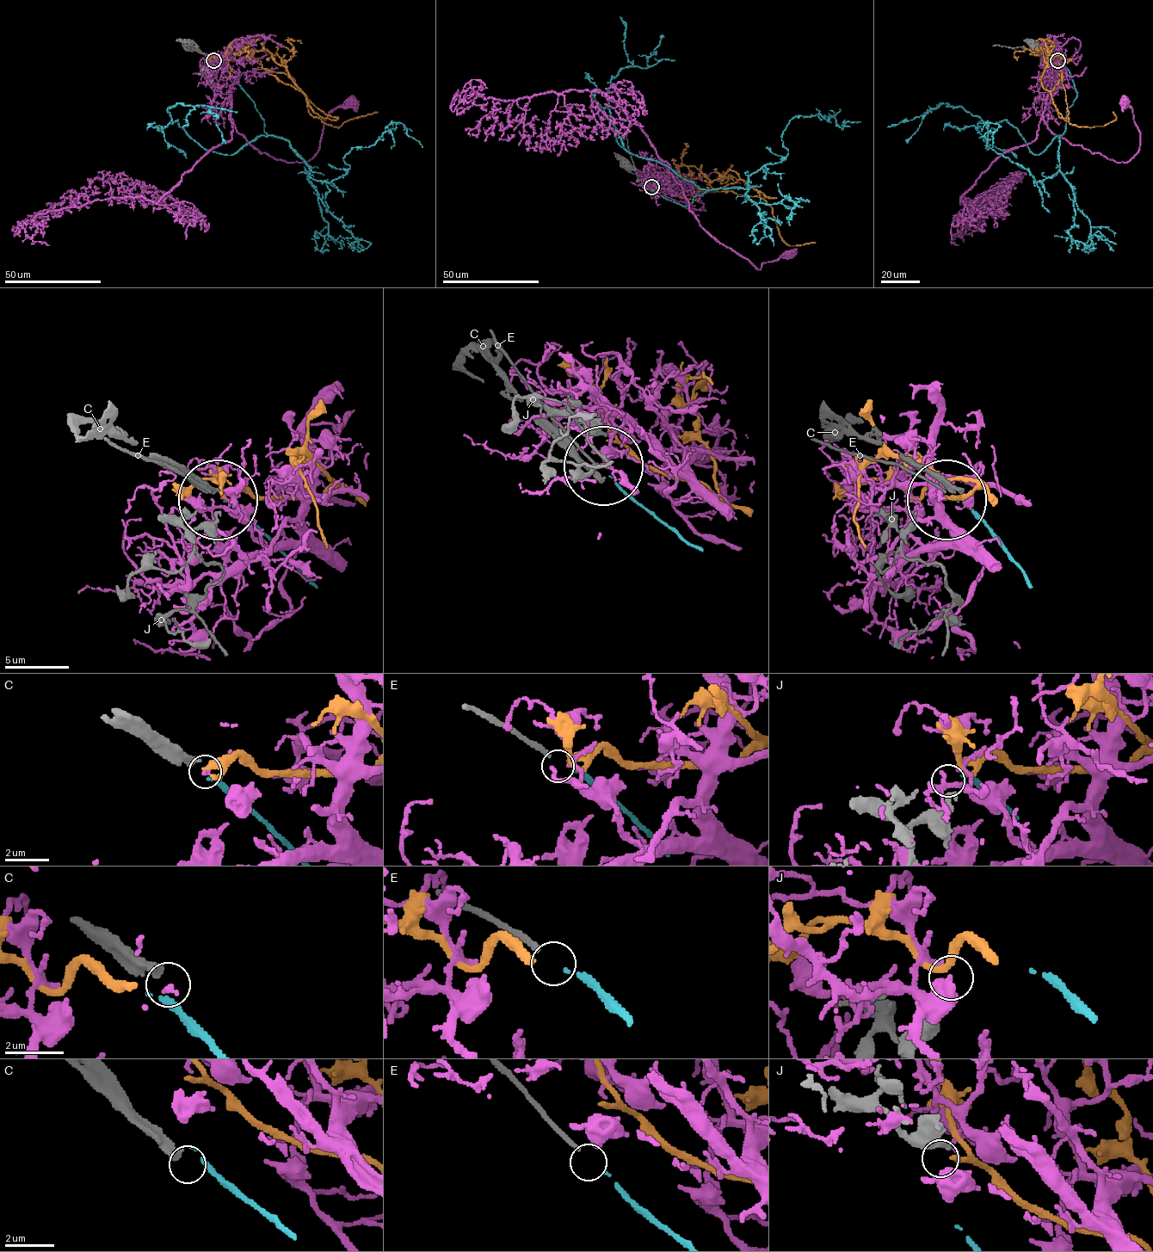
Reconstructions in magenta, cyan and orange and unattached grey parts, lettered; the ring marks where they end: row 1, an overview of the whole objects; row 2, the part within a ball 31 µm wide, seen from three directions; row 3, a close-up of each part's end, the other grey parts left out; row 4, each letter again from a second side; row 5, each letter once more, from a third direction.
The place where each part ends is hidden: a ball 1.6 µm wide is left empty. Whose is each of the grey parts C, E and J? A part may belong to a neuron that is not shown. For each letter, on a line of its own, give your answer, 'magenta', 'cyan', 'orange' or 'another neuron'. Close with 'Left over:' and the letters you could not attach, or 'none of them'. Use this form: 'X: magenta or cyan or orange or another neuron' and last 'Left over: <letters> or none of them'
C: another neuron
E: cyan
J: orange
Left over: C

